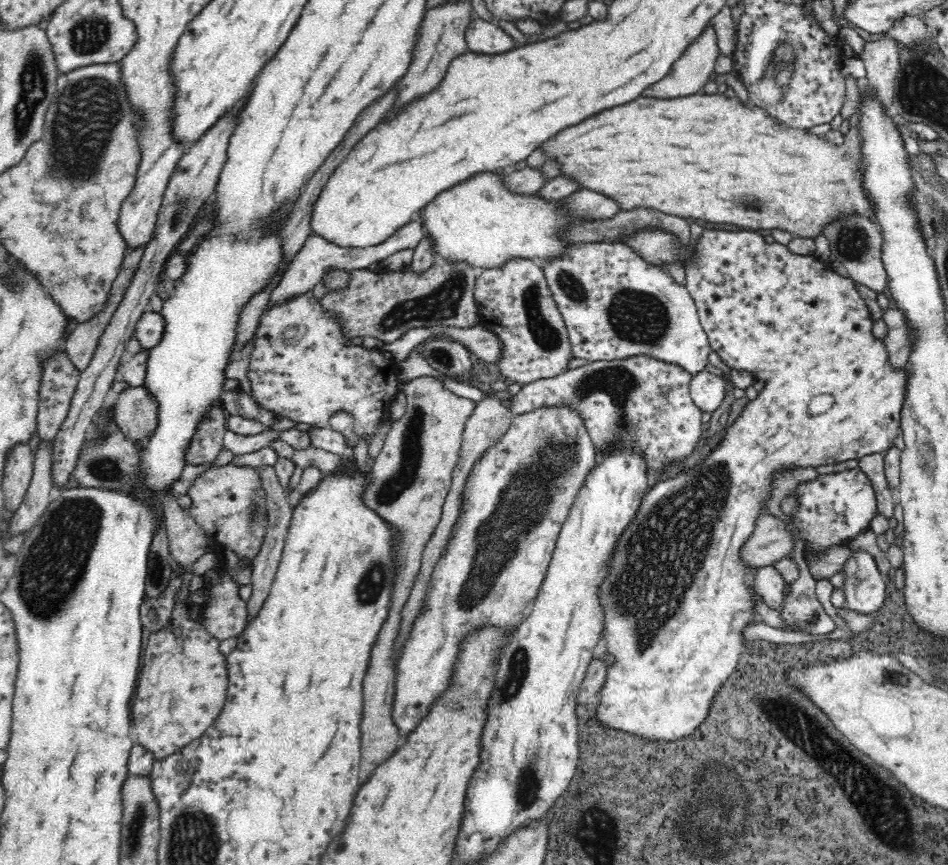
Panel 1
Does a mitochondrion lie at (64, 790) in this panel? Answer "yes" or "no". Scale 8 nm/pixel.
no

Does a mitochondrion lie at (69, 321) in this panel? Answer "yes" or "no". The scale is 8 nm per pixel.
no

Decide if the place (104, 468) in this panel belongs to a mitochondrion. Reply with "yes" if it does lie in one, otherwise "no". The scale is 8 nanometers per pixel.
yes

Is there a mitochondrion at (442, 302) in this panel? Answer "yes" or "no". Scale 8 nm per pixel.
yes

